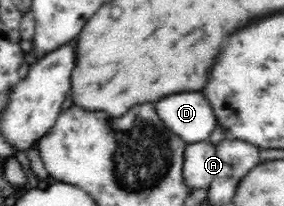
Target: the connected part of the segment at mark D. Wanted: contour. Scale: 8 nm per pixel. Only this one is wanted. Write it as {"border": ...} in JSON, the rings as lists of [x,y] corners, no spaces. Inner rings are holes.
{"border":[[[175,93],[155,103],[161,121],[185,143],[209,140],[215,129],[211,105],[203,93]]]}

